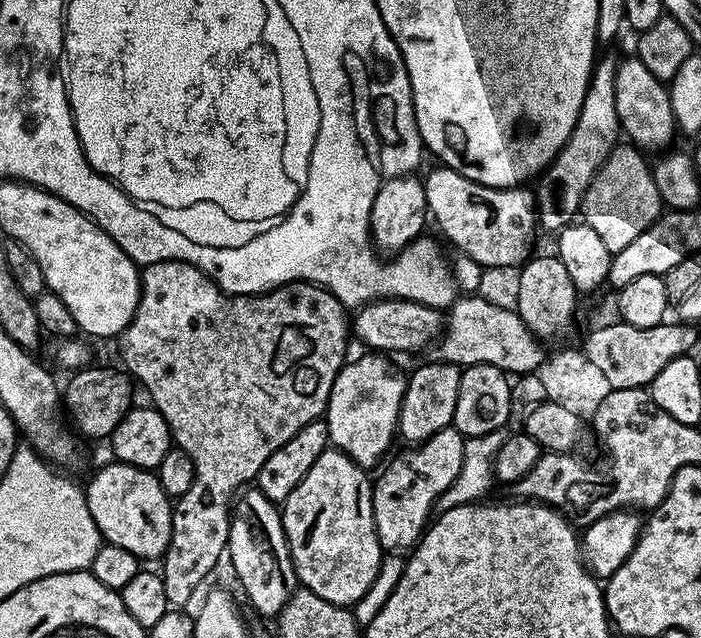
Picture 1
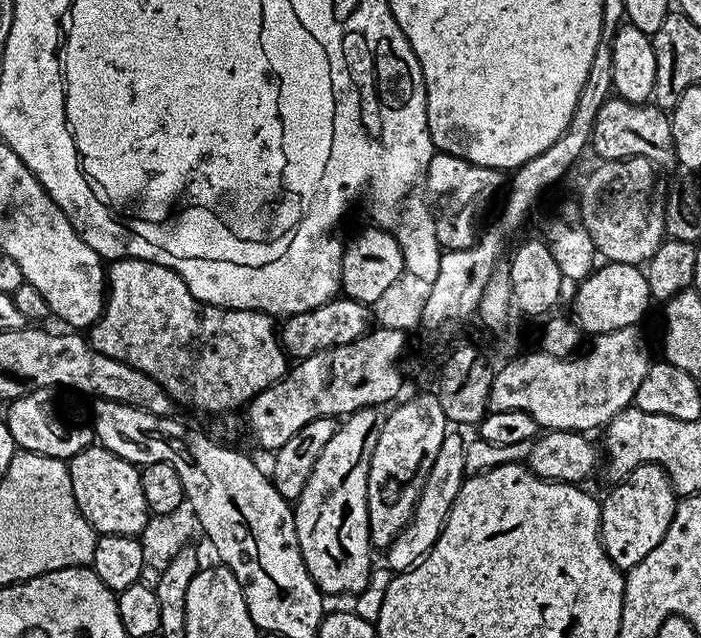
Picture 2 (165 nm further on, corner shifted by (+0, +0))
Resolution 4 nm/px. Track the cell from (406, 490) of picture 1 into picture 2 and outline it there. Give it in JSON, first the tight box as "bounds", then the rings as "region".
{"bounds":[386,431,466,573],"region":[[[449,431],[448,435],[445,436],[442,450],[438,450],[438,458],[434,458],[434,466],[428,472],[426,482],[422,486],[410,522],[401,530],[398,538],[394,538],[394,542],[386,550],[386,556],[388,556],[386,564],[393,573],[407,572],[408,569],[423,560],[425,554],[429,552],[440,536],[440,531],[444,529],[444,523],[450,514],[454,498],[458,498],[458,490],[464,485],[466,479],[464,472],[466,440],[465,437],[460,437],[456,432],[459,431]]]}

